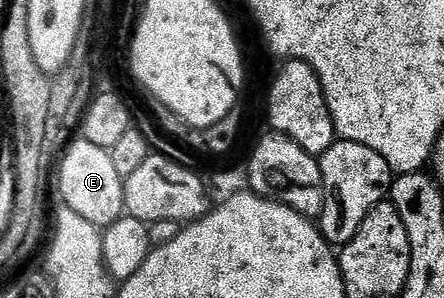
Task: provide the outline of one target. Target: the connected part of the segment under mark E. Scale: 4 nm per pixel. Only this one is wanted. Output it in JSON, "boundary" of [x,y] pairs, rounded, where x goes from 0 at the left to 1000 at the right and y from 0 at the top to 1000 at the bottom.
{"boundary":[[[176,466],[162,480],[160,490],[151,500],[151,517],[142,527],[142,544],[131,544],[128,574],[133,560],[133,648],[142,658],[140,685],[149,691],[149,698],[162,701],[164,708],[173,708],[173,721],[182,721],[182,735],[200,735],[200,748],[209,748],[212,755],[225,762],[245,762],[257,742],[268,738],[270,728],[279,725],[279,681],[277,681],[277,624],[279,624],[279,597],[268,594],[264,560],[257,557],[257,534],[250,527],[248,510],[239,497],[227,490],[218,490],[212,480],[196,477],[189,466]]]}

